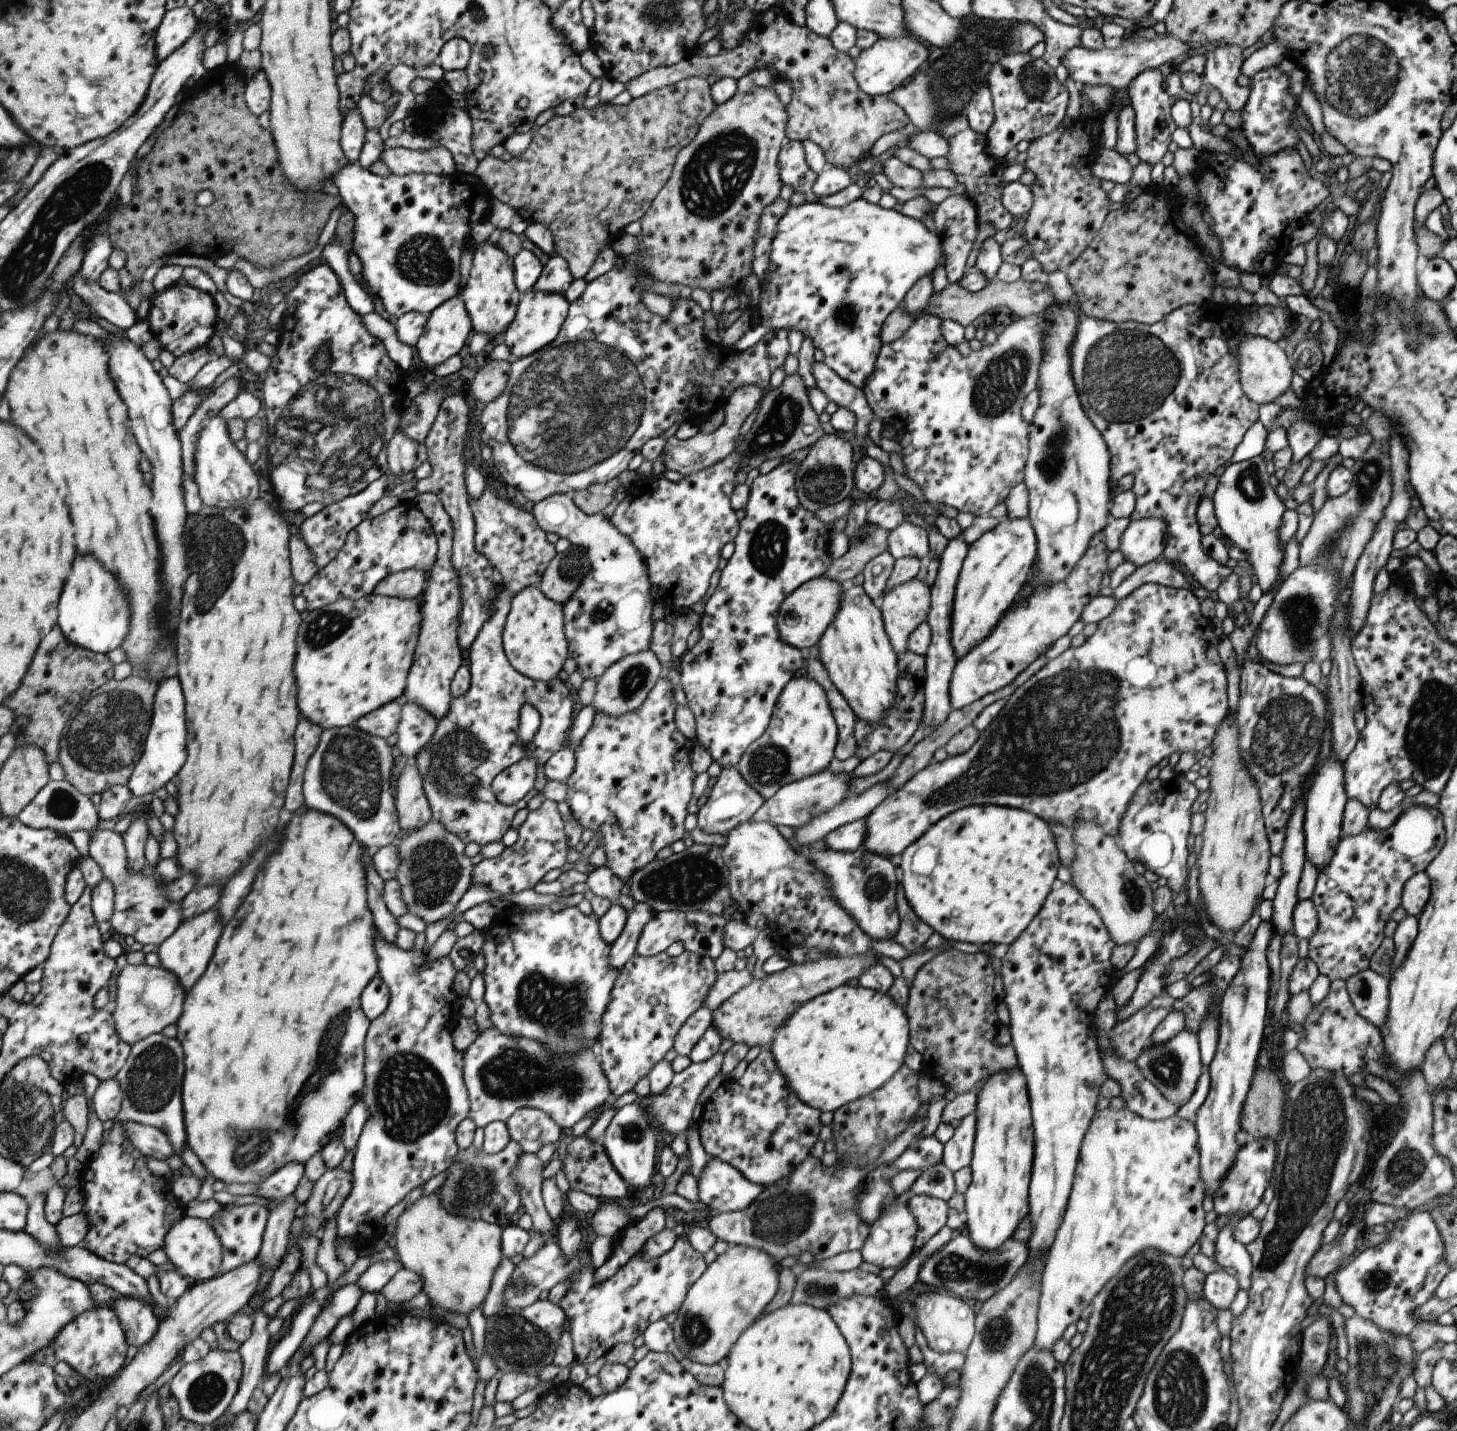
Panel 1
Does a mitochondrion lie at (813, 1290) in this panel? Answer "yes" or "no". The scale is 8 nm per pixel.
yes

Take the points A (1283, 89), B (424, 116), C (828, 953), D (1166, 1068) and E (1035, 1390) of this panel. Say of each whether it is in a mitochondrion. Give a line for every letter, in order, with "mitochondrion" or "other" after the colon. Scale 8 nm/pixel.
A: other
B: other
C: other
D: mitochondrion
E: mitochondrion

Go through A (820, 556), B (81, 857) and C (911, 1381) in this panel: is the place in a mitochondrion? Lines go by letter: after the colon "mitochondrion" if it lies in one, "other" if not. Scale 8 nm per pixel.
A: other
B: other
C: other

